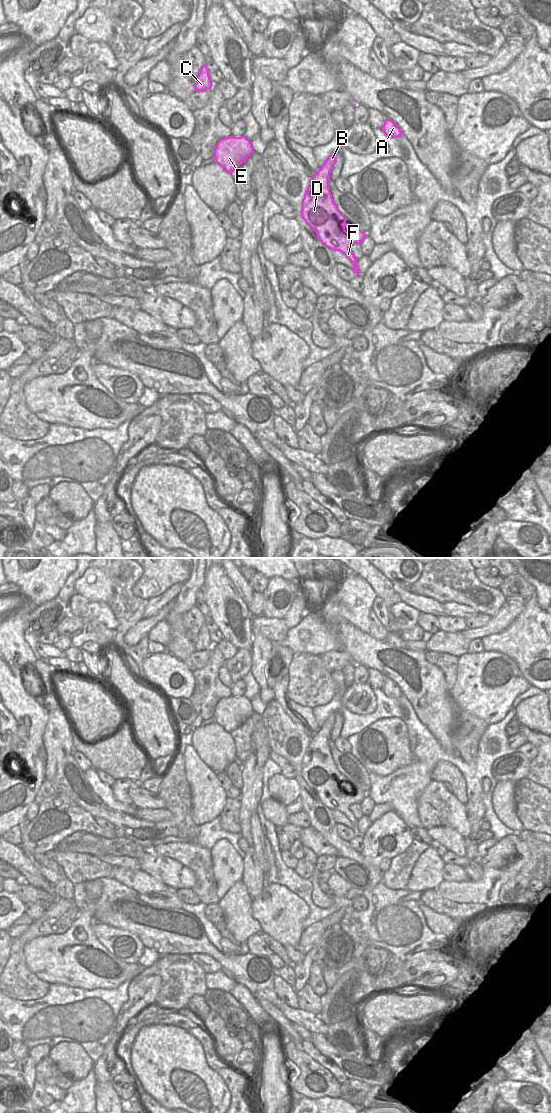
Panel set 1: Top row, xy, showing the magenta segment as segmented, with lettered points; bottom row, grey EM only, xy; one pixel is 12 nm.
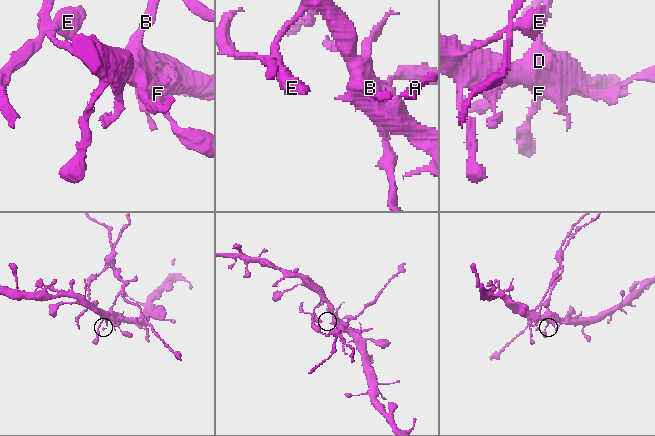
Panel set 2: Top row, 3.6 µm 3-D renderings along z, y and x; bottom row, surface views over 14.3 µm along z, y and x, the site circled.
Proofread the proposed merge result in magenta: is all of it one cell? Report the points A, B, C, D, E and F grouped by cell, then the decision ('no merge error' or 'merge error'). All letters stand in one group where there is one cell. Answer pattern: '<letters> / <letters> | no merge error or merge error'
A B / C D E F | merge error

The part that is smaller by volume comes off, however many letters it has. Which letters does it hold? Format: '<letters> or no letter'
A, B

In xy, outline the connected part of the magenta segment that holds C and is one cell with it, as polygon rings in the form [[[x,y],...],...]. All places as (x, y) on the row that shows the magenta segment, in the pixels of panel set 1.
[[[206,63],[201,67],[198,76],[196,78],[196,82],[194,83],[194,87],[197,92],[199,91],[205,91],[207,89],[211,89],[213,86],[210,76],[209,76],[209,71],[206,66]]]

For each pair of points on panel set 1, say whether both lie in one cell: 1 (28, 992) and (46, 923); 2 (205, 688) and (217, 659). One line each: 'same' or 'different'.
1: same
2: same

